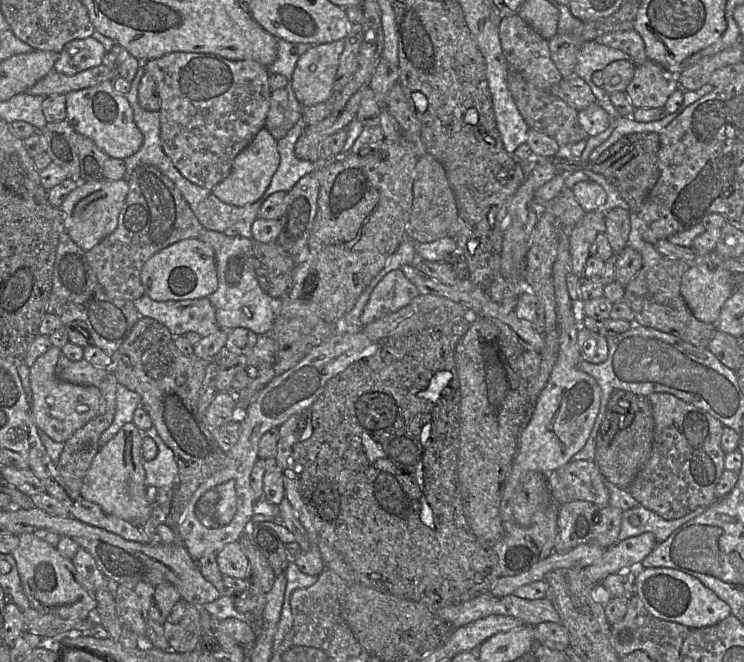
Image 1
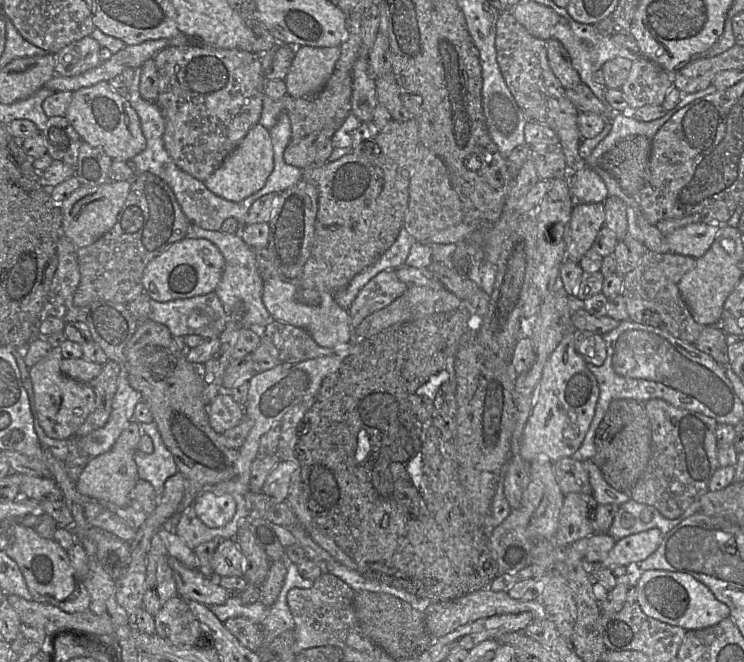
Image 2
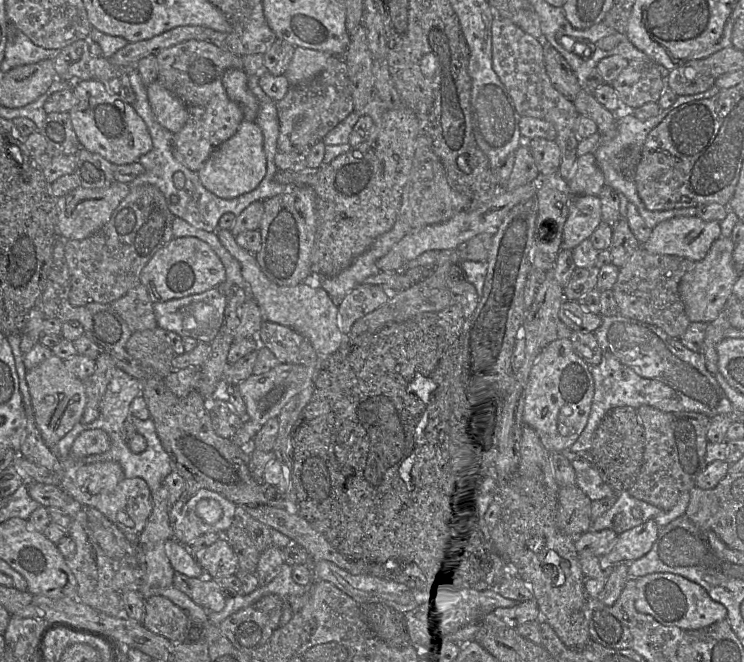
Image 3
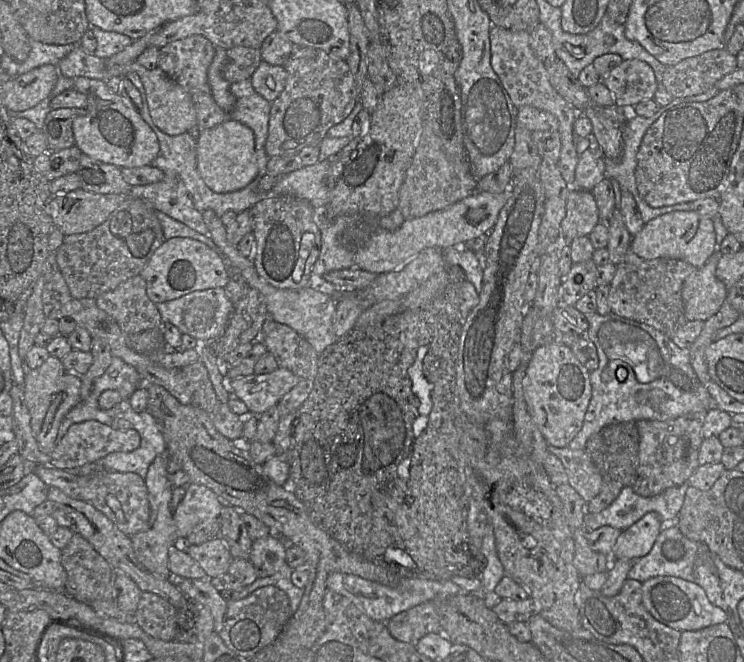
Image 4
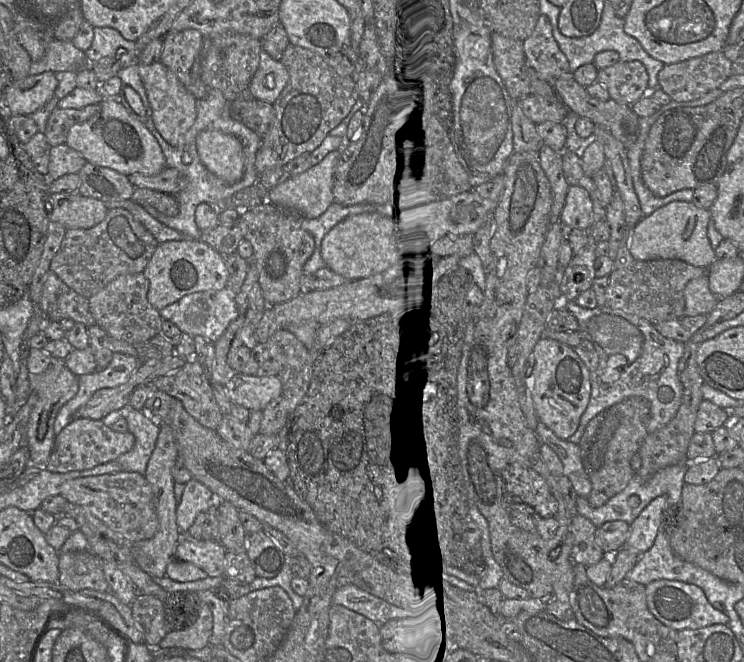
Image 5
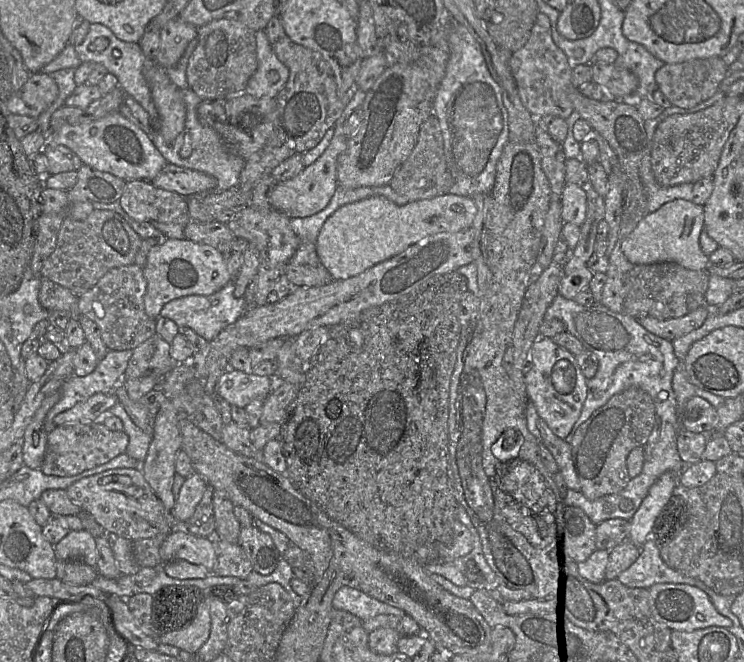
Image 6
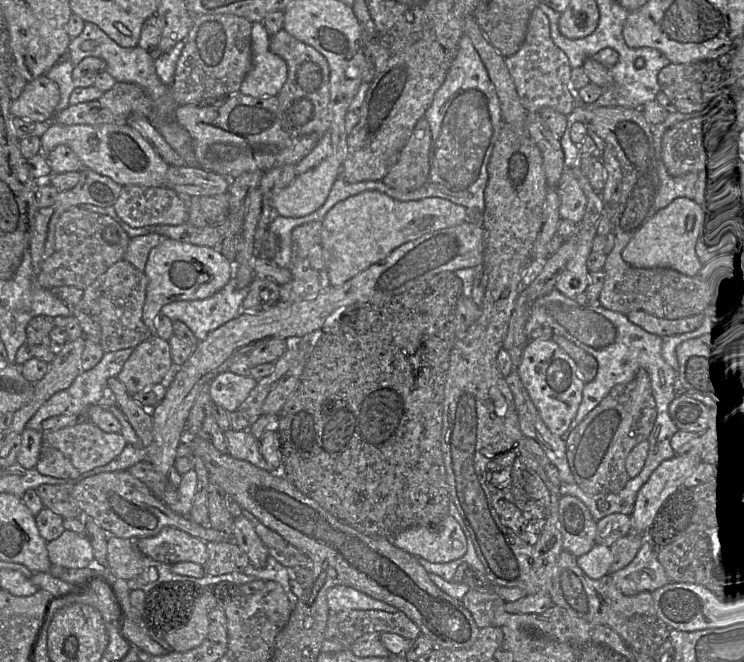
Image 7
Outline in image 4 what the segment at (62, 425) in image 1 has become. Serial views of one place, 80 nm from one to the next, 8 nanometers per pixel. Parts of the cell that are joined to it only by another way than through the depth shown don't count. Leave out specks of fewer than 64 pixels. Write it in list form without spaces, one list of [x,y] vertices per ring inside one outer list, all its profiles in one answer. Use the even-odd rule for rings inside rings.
[[[50,355],[38,368],[26,370],[22,388],[31,415],[33,435],[40,450],[50,455],[56,446],[56,436],[62,420],[81,401],[81,376],[67,370],[61,359]]]

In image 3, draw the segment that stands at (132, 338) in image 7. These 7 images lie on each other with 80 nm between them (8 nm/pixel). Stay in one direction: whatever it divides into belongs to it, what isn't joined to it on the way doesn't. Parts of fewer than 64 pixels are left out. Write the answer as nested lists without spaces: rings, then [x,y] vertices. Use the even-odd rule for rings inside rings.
[[[139,284],[111,306],[125,320],[132,332],[155,329],[157,326],[153,302],[146,287]]]

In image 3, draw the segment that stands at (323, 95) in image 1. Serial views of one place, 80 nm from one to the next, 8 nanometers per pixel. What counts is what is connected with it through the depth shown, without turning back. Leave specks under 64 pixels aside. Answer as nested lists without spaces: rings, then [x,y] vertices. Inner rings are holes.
[[[296,46],[285,73],[290,86],[301,85],[317,76],[326,66],[331,54]]]

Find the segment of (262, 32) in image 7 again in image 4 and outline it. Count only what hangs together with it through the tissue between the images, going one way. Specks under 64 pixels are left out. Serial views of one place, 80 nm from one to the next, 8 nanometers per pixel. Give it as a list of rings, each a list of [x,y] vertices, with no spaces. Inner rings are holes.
[[[261,61],[251,77],[254,90],[272,103],[285,89],[287,72],[284,66],[277,66]]]

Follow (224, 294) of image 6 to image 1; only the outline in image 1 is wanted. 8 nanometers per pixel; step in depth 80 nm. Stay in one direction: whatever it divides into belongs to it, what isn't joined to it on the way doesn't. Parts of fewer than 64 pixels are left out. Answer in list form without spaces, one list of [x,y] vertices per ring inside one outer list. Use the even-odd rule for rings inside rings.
[[[144,294],[134,301],[134,304],[140,317],[157,320],[165,325],[174,337],[196,332],[203,338],[220,329],[209,297],[154,301]]]

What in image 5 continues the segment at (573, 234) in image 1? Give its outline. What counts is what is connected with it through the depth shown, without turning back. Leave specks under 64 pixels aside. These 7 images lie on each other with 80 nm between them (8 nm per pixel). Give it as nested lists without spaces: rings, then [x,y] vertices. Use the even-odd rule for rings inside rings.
[[[569,186],[560,222],[567,230],[591,230],[594,224],[593,202],[586,189]]]

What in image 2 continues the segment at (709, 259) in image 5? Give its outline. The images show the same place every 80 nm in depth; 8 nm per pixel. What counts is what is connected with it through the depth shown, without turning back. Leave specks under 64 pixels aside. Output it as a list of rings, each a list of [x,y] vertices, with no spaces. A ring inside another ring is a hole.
[[[691,223],[667,235],[666,242],[671,253],[698,259],[711,247],[719,230],[716,224]]]

